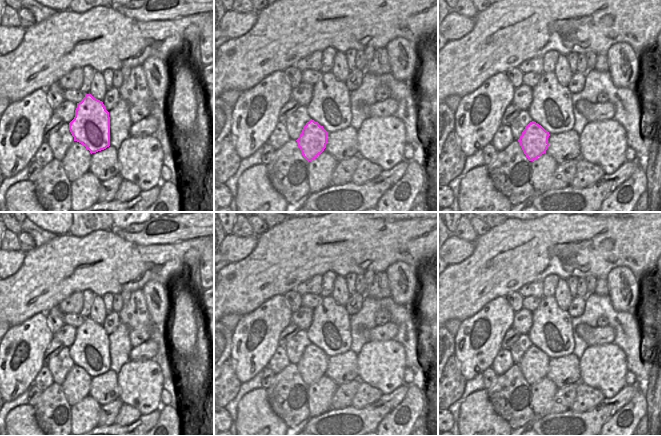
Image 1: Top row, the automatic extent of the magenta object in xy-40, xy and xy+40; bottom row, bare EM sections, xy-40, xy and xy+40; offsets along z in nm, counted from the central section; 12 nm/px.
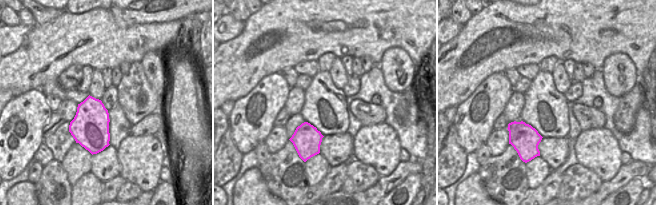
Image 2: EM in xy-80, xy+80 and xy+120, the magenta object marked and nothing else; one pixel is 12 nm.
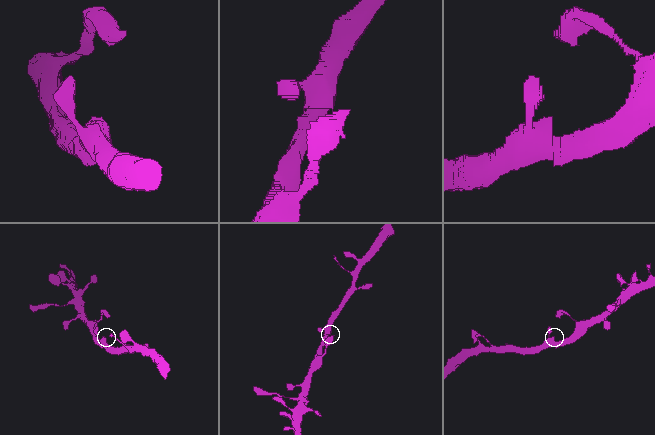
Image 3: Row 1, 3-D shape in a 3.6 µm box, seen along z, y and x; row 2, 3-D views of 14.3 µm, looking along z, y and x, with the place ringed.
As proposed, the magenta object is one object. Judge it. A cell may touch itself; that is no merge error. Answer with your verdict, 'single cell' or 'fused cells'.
fused cells

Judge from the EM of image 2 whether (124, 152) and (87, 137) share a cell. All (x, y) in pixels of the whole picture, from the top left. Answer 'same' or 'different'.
different

